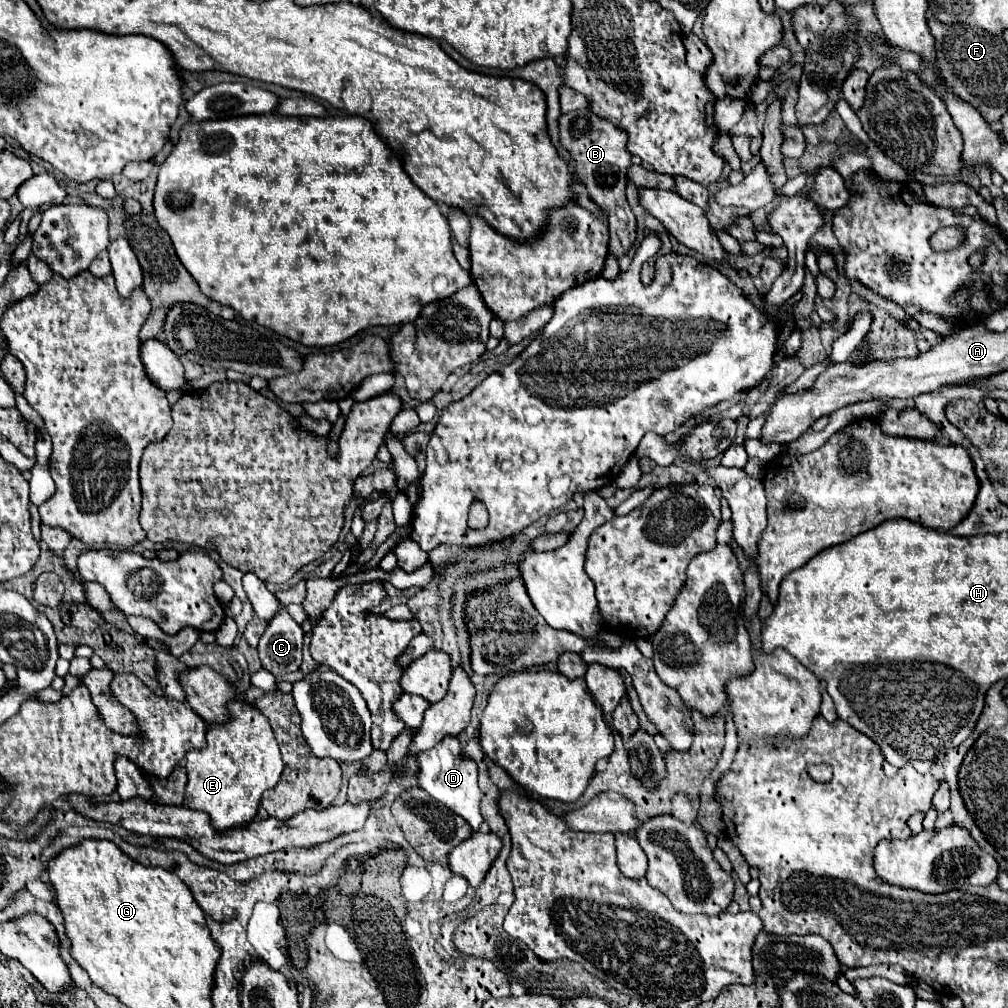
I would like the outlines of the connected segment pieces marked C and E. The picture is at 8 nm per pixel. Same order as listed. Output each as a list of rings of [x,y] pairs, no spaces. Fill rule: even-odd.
[[[282,609],[260,637],[258,653],[262,669],[272,675],[296,671],[302,665],[302,637],[300,625]]]
[[[234,701],[234,705],[230,705],[230,721],[226,725],[208,727],[206,739],[208,739],[206,749],[188,751],[184,757],[184,769],[188,775],[184,791],[184,807],[206,811],[212,819],[212,827],[220,833],[226,829],[244,827],[256,819],[262,793],[278,783],[280,773],[284,769],[278,743],[274,741],[274,733],[270,733],[270,723],[252,705],[244,701]]]

